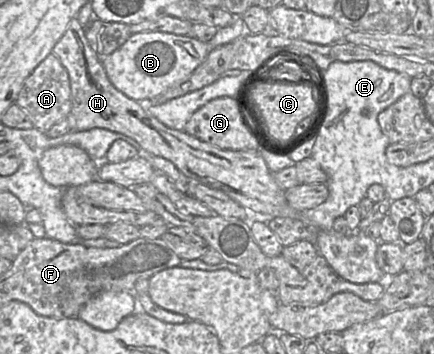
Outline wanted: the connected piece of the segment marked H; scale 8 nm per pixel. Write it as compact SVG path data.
M76 17L72 18L52 50L69 76L72 131L104 128L126 135L135 140L142 150L171 161L185 176L222 191L257 219L265 222L277 217L305 219L304 213L288 204L285 190L274 179L261 150L221 149L184 131L167 127L148 112L150 103L130 99L113 86L84 33L85 26Z

